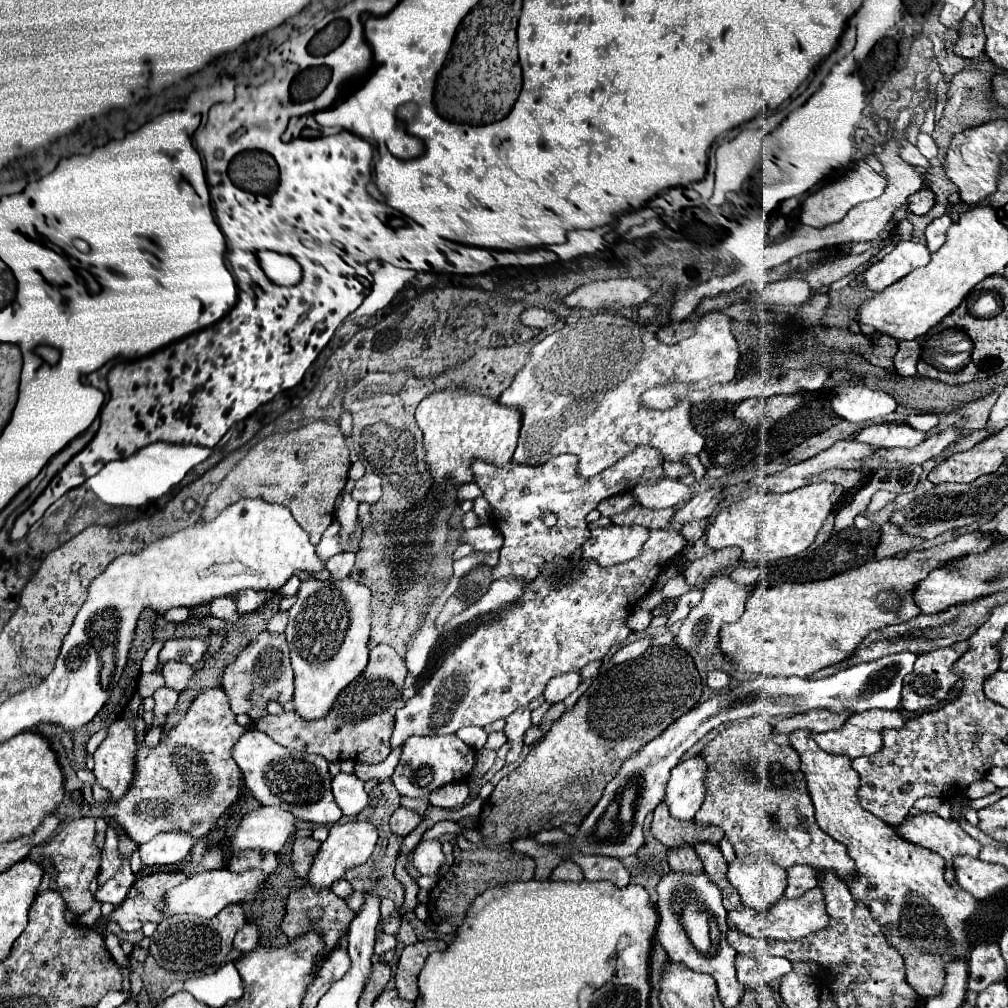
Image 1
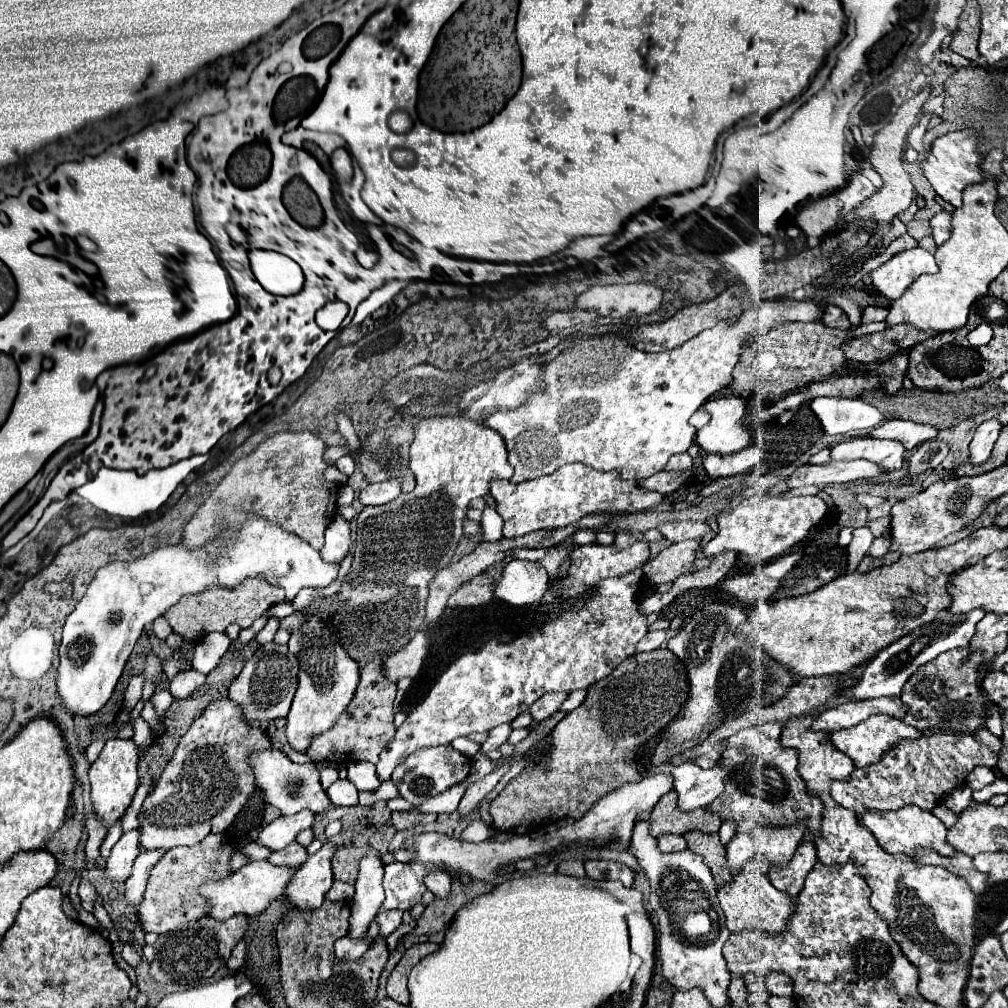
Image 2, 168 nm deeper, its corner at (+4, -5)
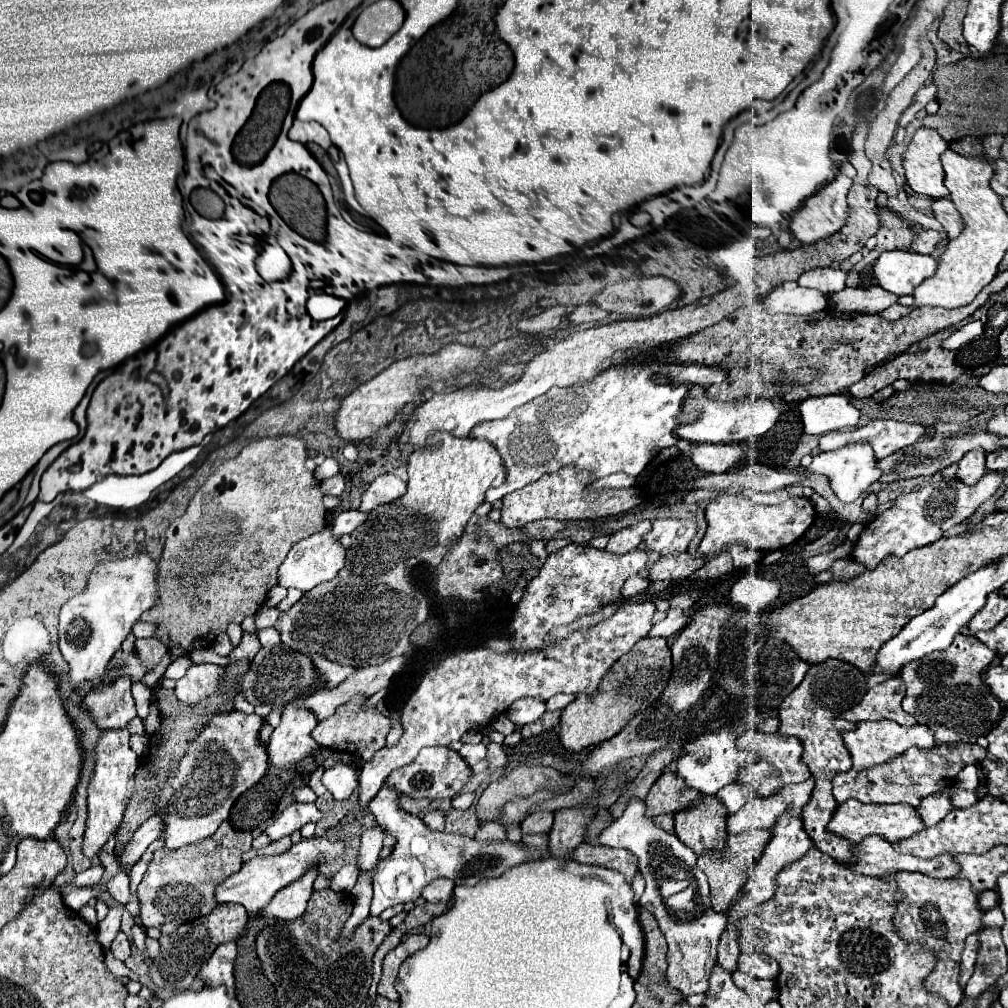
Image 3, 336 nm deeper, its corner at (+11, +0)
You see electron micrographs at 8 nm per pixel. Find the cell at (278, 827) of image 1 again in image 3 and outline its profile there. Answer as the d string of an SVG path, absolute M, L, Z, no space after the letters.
M295 802L279 814L279 818L265 830L265 834L271 840L279 840L283 836L291 836L295 830L299 830L307 822L319 822L319 820L321 820L321 812L317 810L315 804Z

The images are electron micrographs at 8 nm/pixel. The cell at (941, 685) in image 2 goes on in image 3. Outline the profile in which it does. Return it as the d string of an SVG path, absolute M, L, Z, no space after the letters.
M959 634L945 652L931 652L913 664L907 664L901 668L901 678L907 686L903 710L913 714L919 724L929 726L935 732L935 740L945 746L957 742L973 744L979 736L987 736L987 732L997 726L1003 710L989 686L983 684L983 674L995 656L997 652L977 638Z

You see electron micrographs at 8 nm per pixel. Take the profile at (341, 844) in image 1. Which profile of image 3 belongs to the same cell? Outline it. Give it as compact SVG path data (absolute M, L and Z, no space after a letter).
M311 868L303 878L279 890L277 896L273 896L273 900L261 910L261 916L279 918L279 920L299 918L307 908L315 878L317 878L317 868Z

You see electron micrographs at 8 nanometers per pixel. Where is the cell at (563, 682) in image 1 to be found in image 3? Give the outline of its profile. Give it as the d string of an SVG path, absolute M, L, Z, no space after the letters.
M521 698L517 702L513 702L505 716L515 724L515 726L525 726L525 724L531 724L535 720L541 718L541 714L545 712L545 702L541 700L531 700L531 698Z

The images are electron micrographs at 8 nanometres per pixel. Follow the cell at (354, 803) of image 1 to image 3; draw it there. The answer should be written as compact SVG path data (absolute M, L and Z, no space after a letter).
M337 762L331 768L325 768L321 782L333 794L335 800L345 800L357 788L357 774L351 764Z

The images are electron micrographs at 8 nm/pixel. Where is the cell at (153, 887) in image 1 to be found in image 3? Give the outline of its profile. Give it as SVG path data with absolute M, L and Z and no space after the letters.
M223 822L217 832L197 844L169 850L159 848L137 886L137 898L141 906L141 922L145 928L159 928L163 934L173 934L181 924L207 916L217 908L215 888L221 880L239 872L243 864L243 852L251 850L251 832L235 830L229 822Z

